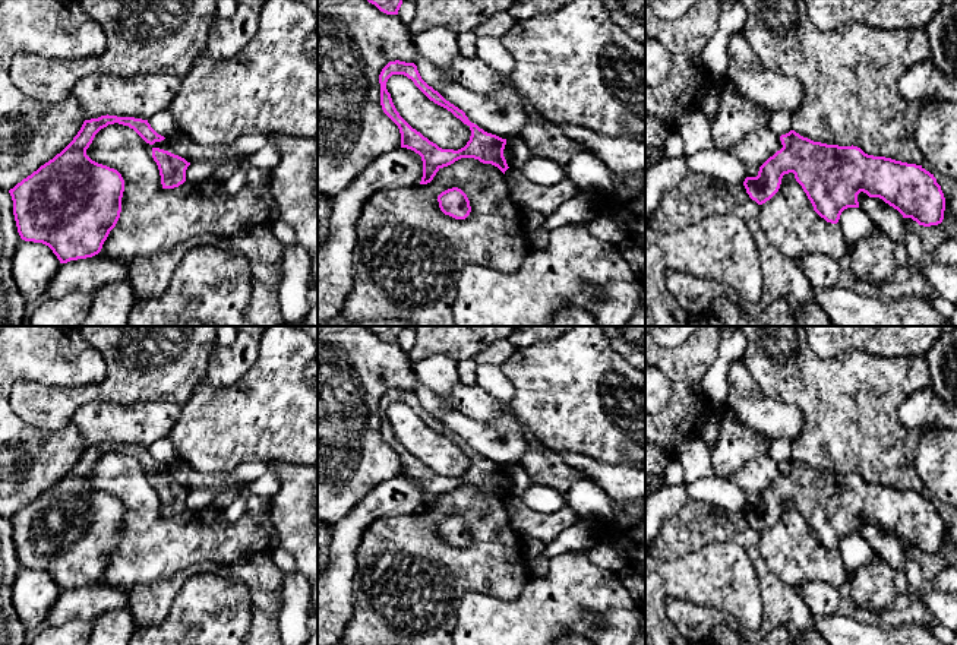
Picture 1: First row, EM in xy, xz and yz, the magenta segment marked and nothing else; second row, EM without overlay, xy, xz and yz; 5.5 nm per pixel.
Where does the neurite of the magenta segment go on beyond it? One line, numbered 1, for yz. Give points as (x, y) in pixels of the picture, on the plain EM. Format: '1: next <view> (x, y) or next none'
1: next none

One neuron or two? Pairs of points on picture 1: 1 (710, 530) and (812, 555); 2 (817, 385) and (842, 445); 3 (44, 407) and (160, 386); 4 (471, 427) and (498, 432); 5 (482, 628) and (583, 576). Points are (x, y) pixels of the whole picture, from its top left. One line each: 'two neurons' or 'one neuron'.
1: two neurons
2: one neuron
3: one neuron
4: one neuron
5: one neuron

